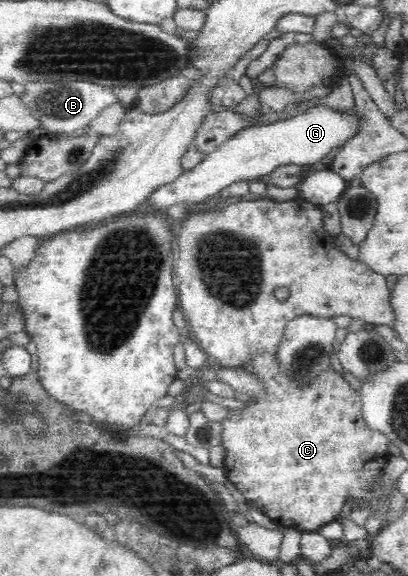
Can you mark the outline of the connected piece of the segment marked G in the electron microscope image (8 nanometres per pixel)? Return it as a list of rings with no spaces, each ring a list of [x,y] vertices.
[[[328,106],[306,109],[285,120],[273,124],[262,124],[262,129],[246,129],[242,137],[225,141],[218,153],[210,153],[190,171],[184,171],[178,179],[162,185],[141,207],[168,209],[171,205],[204,202],[237,181],[256,181],[272,173],[278,166],[296,164],[299,166],[318,163],[332,149],[344,145],[357,132],[357,113],[338,112]]]

